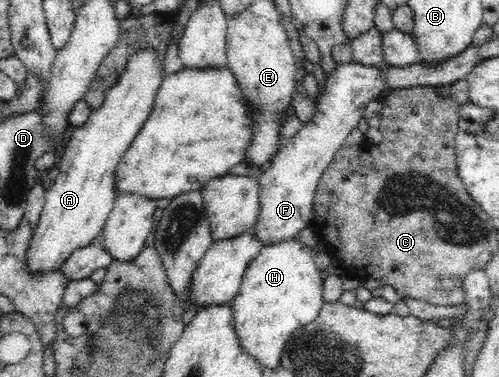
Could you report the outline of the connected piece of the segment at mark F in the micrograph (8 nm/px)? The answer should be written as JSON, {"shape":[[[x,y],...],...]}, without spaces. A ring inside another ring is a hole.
{"shape":[[[349,61],[340,64],[335,73],[327,73],[325,88],[319,90],[314,98],[317,112],[313,120],[287,141],[270,165],[263,168],[262,177],[258,178],[261,209],[254,231],[257,238],[263,240],[263,245],[297,236],[301,229],[309,225],[316,185],[351,130],[359,125],[369,101],[376,100],[390,89],[387,85],[389,67],[387,62],[371,66]]]}

